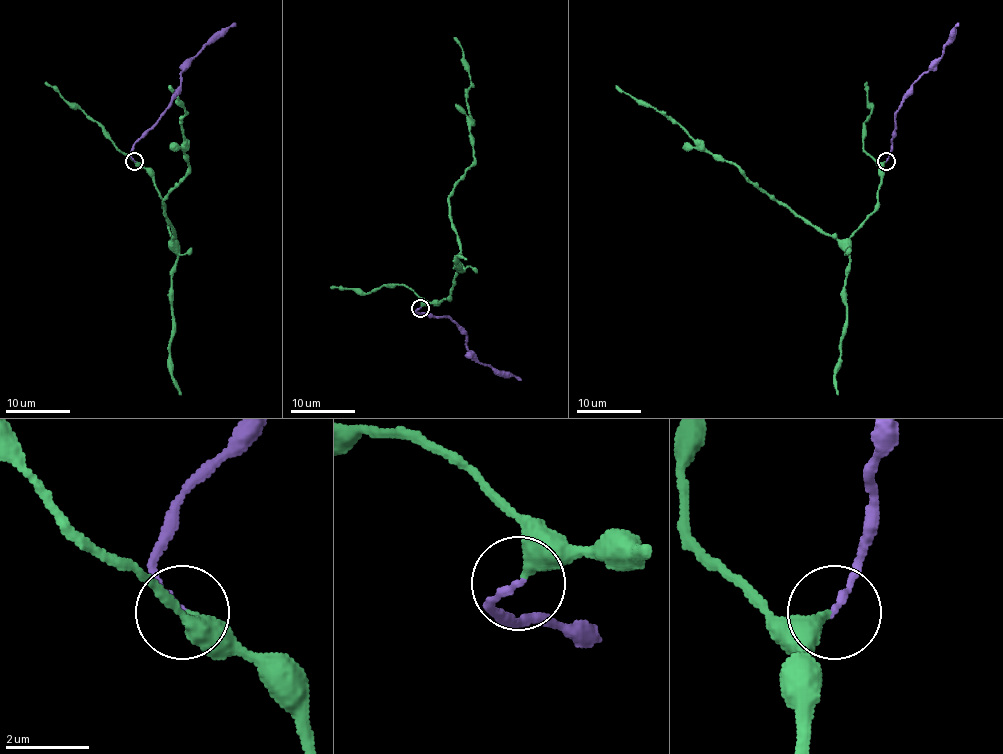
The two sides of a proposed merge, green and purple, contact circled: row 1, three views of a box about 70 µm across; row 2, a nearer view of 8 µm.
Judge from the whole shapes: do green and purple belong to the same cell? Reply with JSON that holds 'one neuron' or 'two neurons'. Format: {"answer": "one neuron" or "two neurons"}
{"answer": "one neuron"}

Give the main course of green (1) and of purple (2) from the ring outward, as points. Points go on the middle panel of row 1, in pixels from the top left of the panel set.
1: (421, 306), (448, 297), (460, 242), (450, 221), (448, 196), (474, 157), (466, 99), (471, 77), (455, 37)
2: (419, 308), (418, 313), (448, 316), (466, 335), (466, 346), (480, 362), (500, 372), (511, 372), (521, 380)

